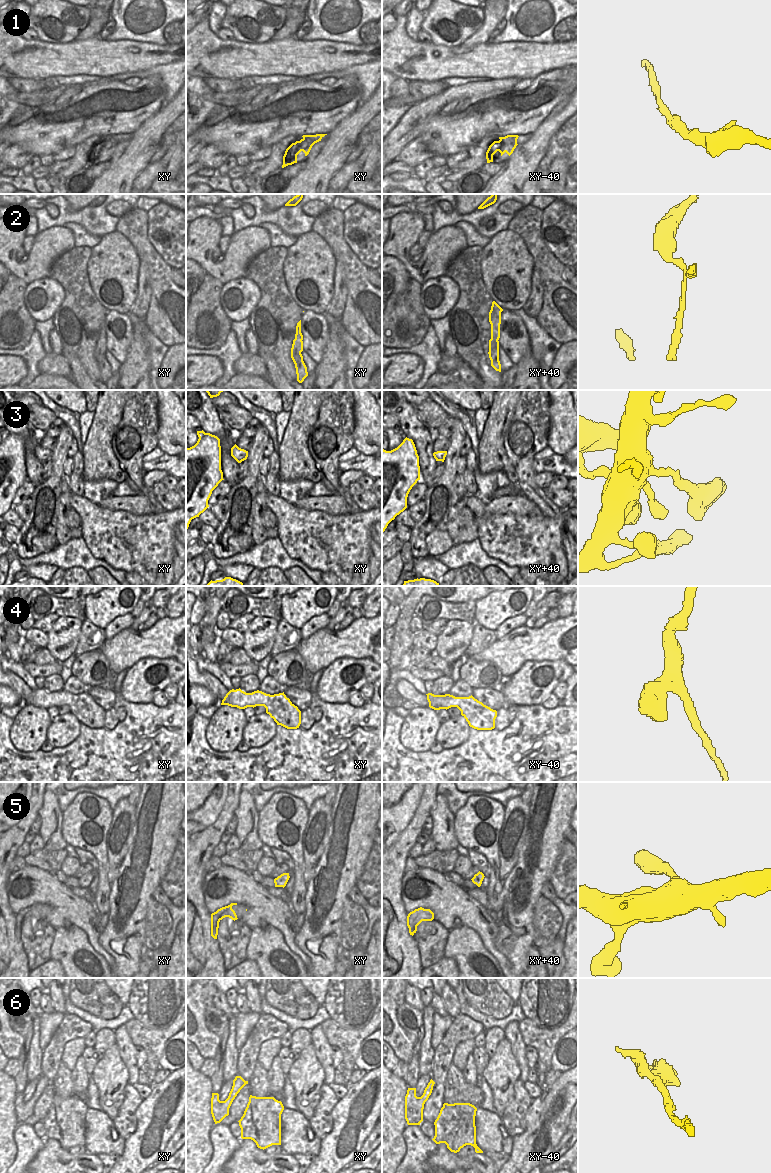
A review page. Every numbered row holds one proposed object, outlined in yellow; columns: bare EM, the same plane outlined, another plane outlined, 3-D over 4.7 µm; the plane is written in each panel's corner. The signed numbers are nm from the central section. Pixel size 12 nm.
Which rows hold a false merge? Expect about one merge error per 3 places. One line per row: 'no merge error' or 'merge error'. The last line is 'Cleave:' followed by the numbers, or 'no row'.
1: no merge error
2: merge error
3: no merge error
4: no merge error
5: no merge error
6: no merge error
Cleave: 2

